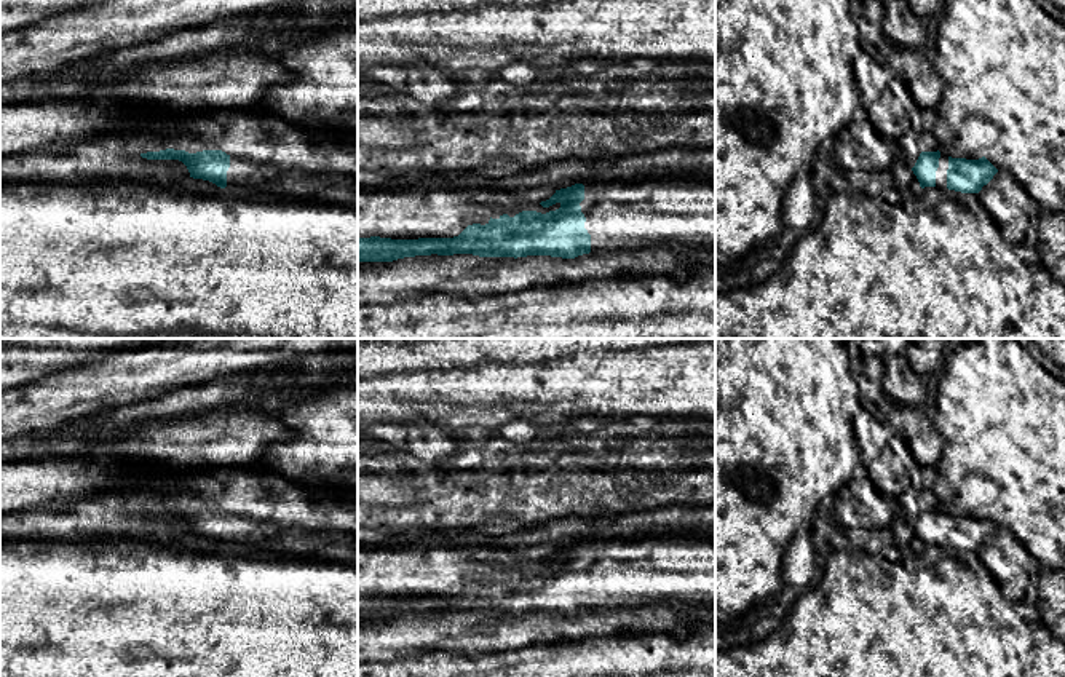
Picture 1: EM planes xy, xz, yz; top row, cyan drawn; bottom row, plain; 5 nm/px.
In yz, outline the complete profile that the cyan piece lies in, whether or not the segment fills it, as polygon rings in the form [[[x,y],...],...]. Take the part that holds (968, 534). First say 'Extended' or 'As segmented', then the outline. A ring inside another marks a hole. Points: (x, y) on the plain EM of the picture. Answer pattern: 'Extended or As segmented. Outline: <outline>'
Extended. Outline: [[[921,509],[912,525],[920,544],[940,544],[961,551],[979,551],[998,527],[985,516],[952,516],[942,509]]]

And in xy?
Extended. Outline: [[[166,506],[141,511],[141,514],[147,517],[179,517],[187,524],[190,535],[209,538],[220,546],[225,546],[227,543],[247,543],[251,546],[271,548],[275,552],[291,556],[292,559],[358,564],[358,532],[327,527],[279,527],[265,519],[255,519],[240,513],[227,513],[222,508],[188,511],[185,508]]]

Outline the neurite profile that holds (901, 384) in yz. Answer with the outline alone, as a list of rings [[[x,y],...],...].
[[[897,354],[885,361],[881,385],[891,404],[923,409],[928,399],[924,378],[913,372],[905,354]]]

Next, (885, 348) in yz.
[[[859,338],[859,348],[864,356],[877,356],[883,361],[905,354],[905,345],[910,338]]]

